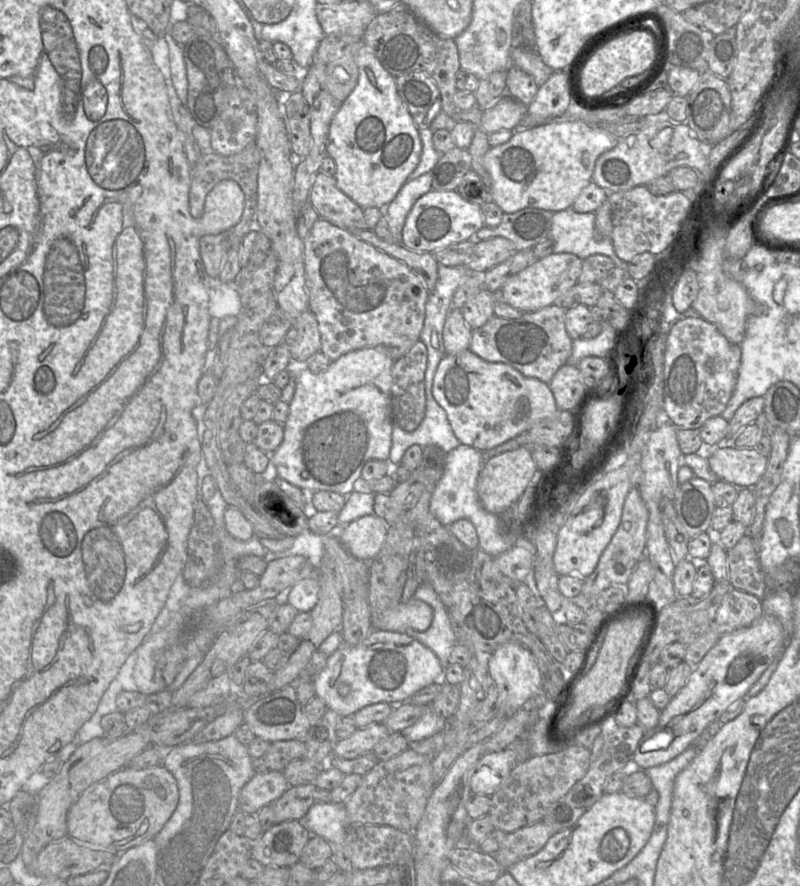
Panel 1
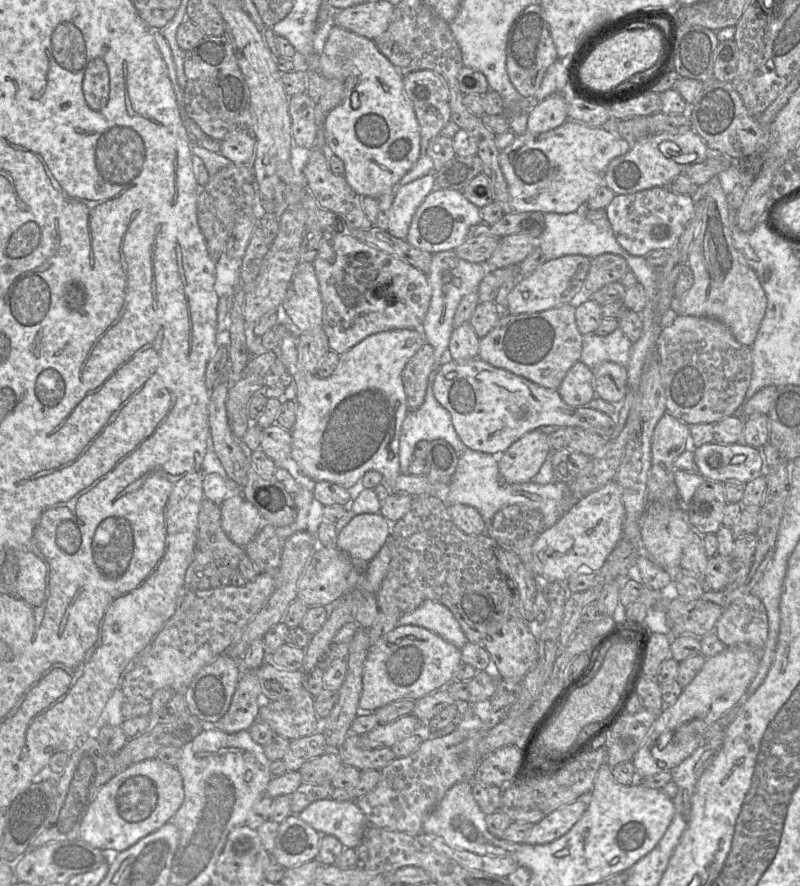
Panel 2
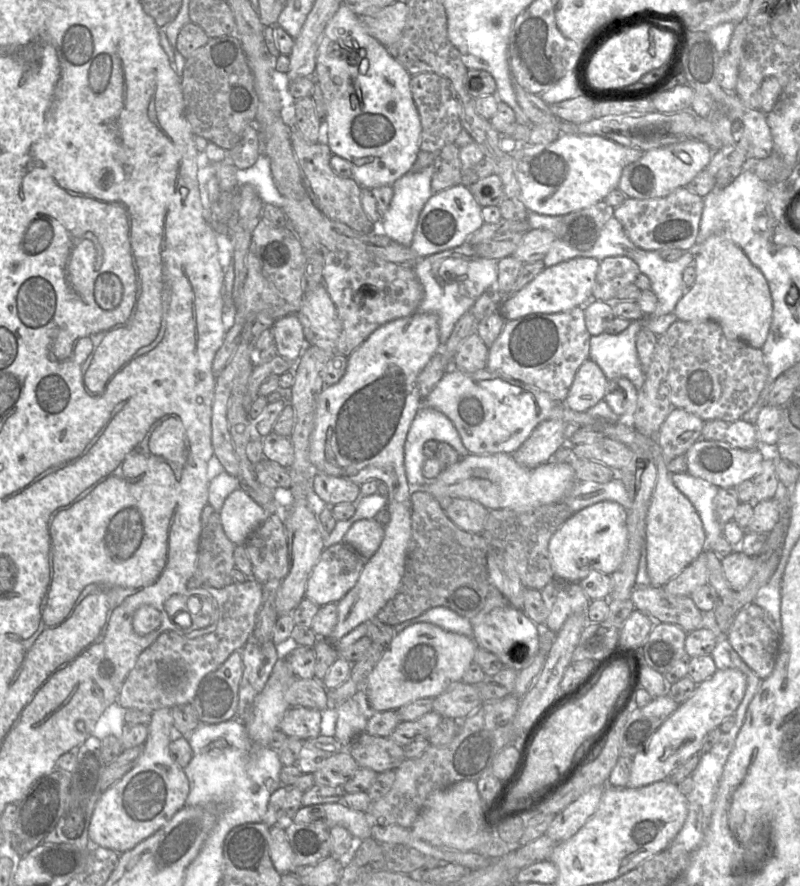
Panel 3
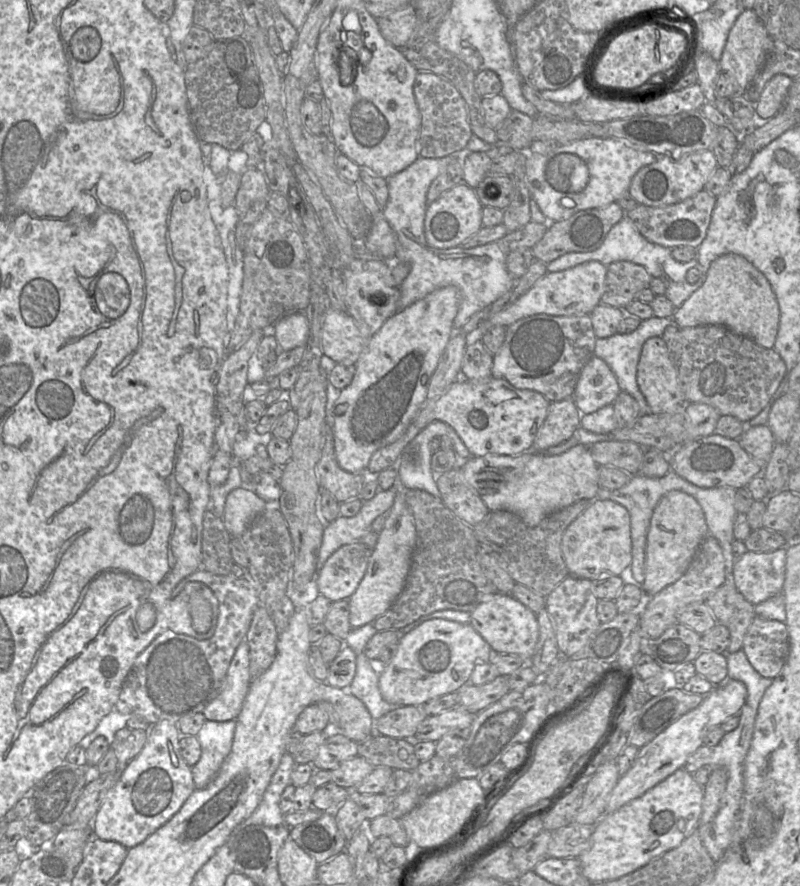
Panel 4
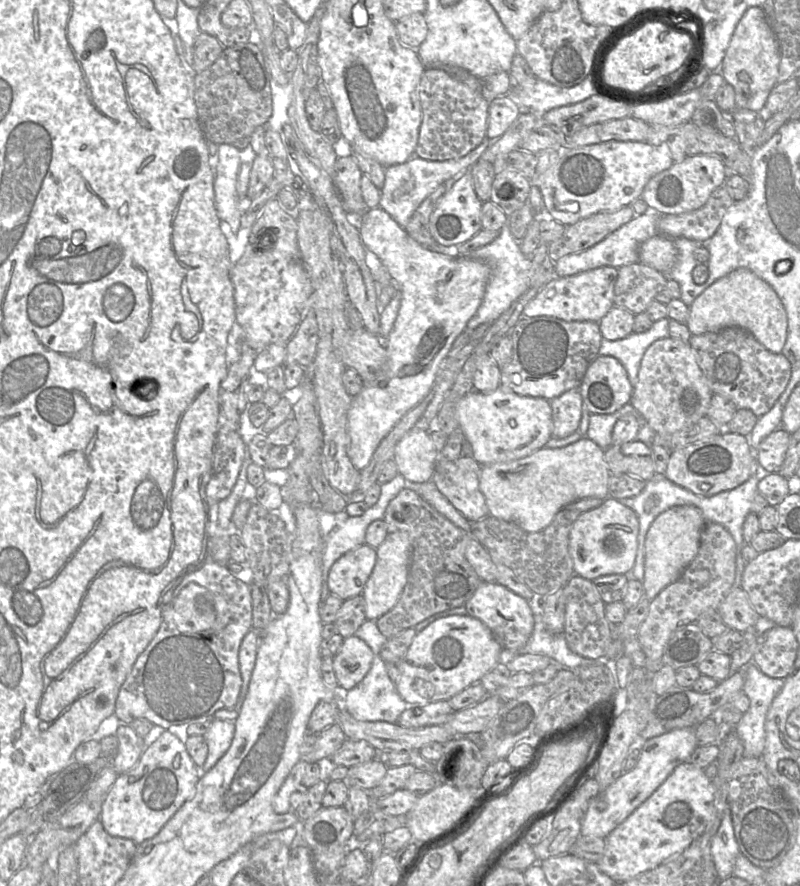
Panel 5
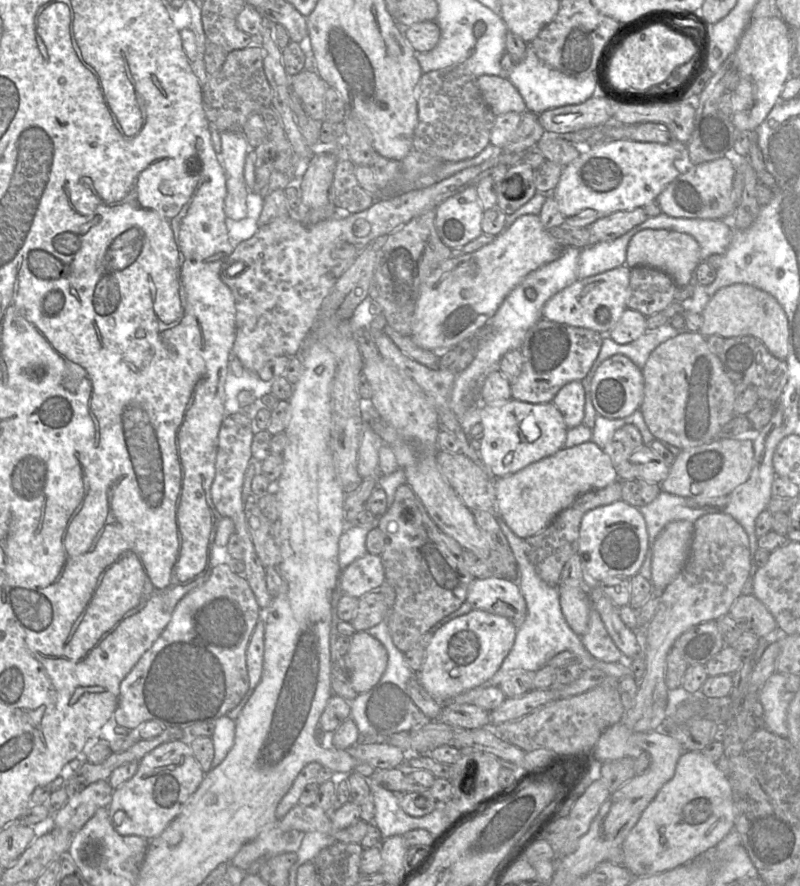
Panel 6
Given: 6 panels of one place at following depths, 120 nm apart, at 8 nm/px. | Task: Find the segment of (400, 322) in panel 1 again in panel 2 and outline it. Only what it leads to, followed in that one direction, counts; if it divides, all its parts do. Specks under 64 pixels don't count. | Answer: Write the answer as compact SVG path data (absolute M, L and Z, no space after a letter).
M323 233L313 262L323 302L322 328L329 348L342 355L368 336L398 329L420 329L431 290L427 275L347 233Z

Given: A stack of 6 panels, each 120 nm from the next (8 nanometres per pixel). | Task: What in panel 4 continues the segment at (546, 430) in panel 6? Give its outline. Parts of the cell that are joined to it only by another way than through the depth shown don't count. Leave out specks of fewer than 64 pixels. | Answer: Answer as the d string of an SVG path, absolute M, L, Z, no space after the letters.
M494 376L478 380L458 379L434 404L418 411L404 438L386 449L374 452L366 473L376 476L387 468L395 468L398 472L398 461L404 449L433 420L443 421L453 427L471 456L518 455L533 451L535 437L547 416L550 403L537 391L518 389L507 380Z

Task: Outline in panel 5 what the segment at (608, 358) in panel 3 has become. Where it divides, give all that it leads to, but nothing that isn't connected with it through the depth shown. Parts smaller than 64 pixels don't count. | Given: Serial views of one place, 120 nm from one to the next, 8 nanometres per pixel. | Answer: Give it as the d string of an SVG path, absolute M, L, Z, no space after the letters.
M669 319L655 321L646 332L631 333L619 340L602 339L599 356L617 358L627 371L633 387L637 384L640 364L644 353L655 341L669 337Z

